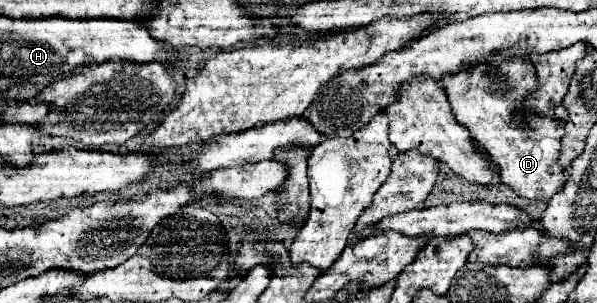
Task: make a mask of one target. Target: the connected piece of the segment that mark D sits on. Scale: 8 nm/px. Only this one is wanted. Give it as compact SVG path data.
M510 57L508 61L488 61L484 69L468 69L456 77L444 77L444 91L452 111L464 127L470 129L472 139L482 145L490 159L500 167L502 183L512 187L526 199L550 199L564 187L566 175L558 163L562 121L548 121L548 117L528 117L528 129L520 129L512 121L516 101L536 85L528 57Z

